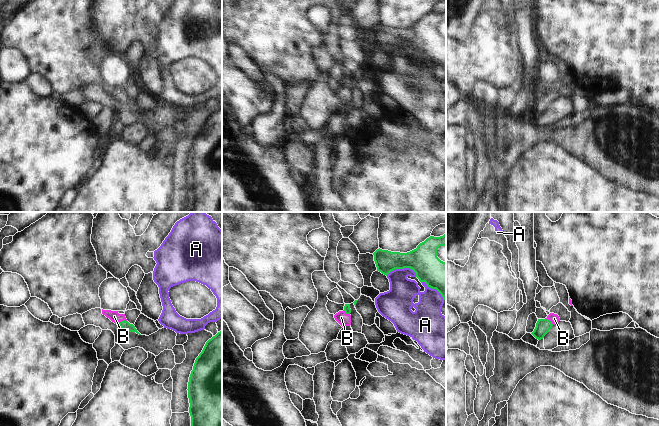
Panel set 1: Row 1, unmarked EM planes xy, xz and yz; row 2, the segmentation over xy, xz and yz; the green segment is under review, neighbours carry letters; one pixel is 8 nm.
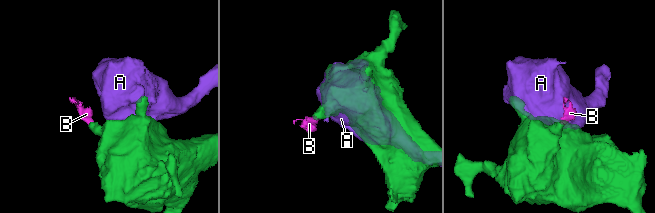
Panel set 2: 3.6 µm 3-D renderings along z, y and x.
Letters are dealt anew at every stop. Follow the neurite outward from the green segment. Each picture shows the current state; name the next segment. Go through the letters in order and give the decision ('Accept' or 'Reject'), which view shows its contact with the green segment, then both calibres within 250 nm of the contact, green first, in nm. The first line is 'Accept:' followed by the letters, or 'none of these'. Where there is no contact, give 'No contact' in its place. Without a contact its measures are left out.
Accept: B
A: Reject. Touches green in xz. Thickness 240 nm (green) against 220 nm
B: Accept. Touches green in xy. Thickness 80 nm (green) against 90 nm

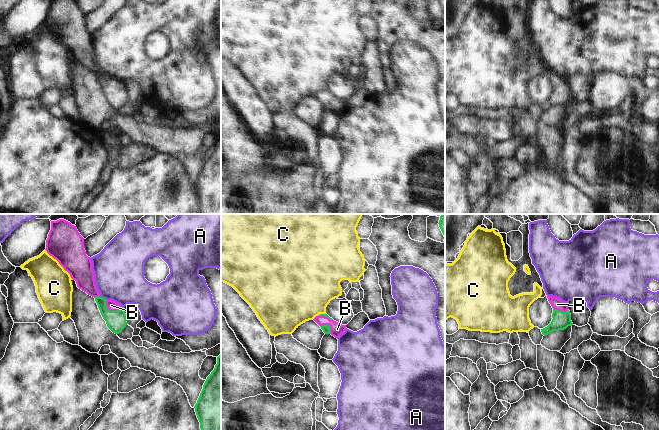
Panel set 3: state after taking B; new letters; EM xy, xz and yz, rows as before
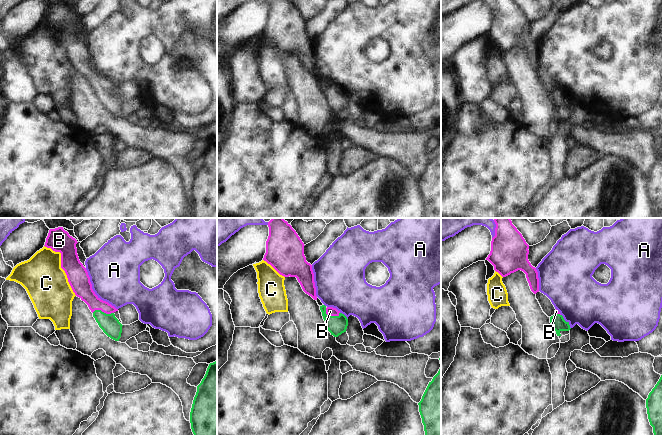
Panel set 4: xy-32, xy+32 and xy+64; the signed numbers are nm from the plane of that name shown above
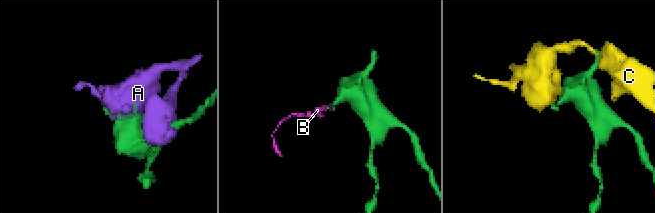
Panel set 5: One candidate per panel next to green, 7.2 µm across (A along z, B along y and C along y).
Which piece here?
Accept: B
A: Reject. Touches green in xy. Thickness 160 nm (green) against 400 nm
B: Accept. Touches green in xy. Thickness 160 nm (green) against 80 nm
C: Reject. Touches green in xz. Thickness 20 nm (green) against 460 nm

